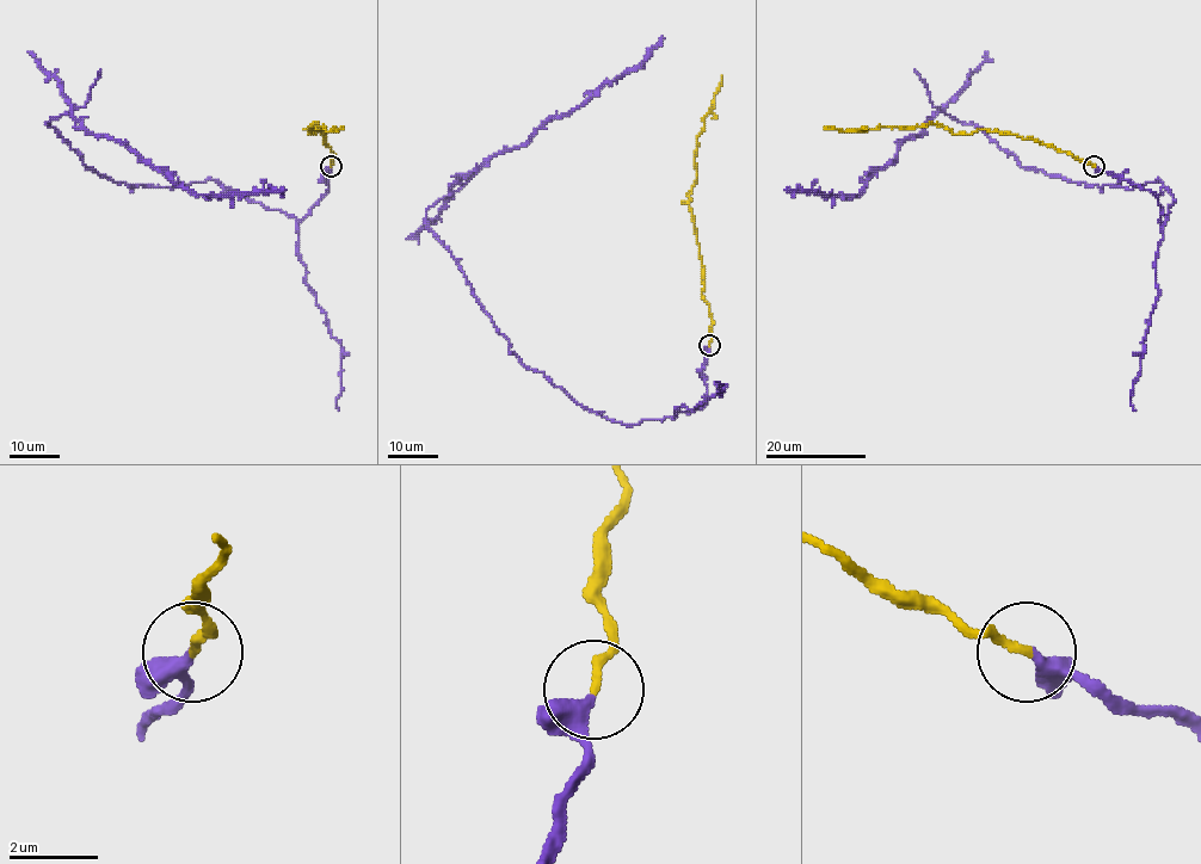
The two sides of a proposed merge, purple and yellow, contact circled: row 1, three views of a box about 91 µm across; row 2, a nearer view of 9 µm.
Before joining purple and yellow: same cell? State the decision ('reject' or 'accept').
accept

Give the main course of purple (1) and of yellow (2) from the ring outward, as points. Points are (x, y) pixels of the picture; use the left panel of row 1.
1: (331, 166), (327, 191), (297, 222), (215, 180), (116, 183), (47, 123), (71, 109), (196, 193), (284, 190)
2: (331, 166), (334, 154), (324, 134), (312, 134), (310, 128), (344, 129)

